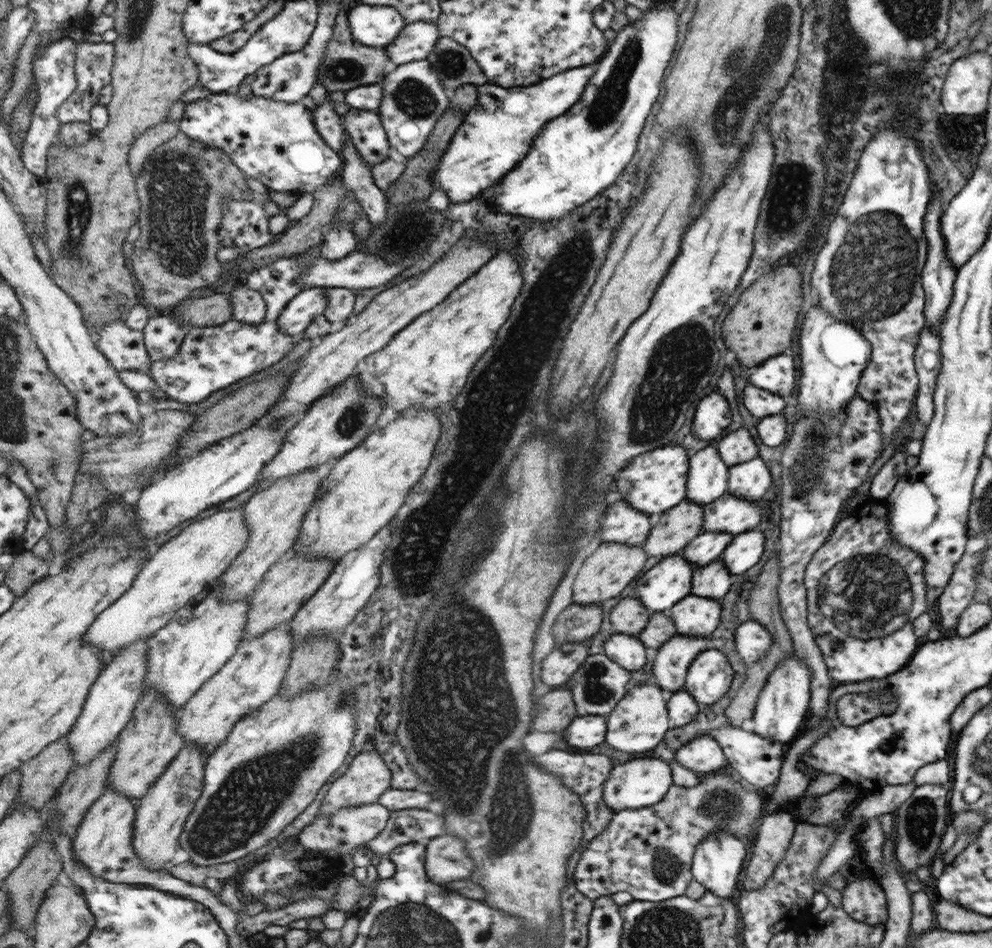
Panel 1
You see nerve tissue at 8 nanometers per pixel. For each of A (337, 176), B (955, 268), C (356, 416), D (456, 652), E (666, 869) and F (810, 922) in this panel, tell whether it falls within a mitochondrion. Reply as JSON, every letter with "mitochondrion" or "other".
{"A":"other","B":"other","C":"mitochondrion","D":"mitochondrion","E":"mitochondrion","F":"other"}

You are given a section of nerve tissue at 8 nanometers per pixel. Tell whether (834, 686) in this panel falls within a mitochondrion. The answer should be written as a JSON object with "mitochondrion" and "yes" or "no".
{"mitochondrion":"no"}

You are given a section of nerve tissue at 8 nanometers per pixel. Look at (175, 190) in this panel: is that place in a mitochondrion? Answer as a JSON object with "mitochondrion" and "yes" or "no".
{"mitochondrion":"yes"}

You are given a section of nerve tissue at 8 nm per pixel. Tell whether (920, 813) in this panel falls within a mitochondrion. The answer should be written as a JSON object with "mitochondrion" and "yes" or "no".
{"mitochondrion":"yes"}

